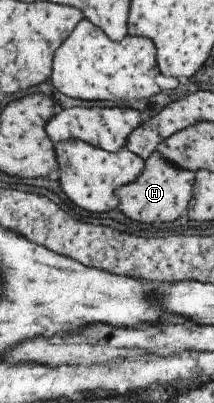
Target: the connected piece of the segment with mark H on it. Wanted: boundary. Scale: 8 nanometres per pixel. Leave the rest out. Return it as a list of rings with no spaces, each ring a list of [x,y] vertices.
[[[157,150],[146,160],[143,171],[136,180],[116,190],[118,210],[138,222],[174,222],[186,213],[195,181],[195,171],[189,171],[168,162]]]

